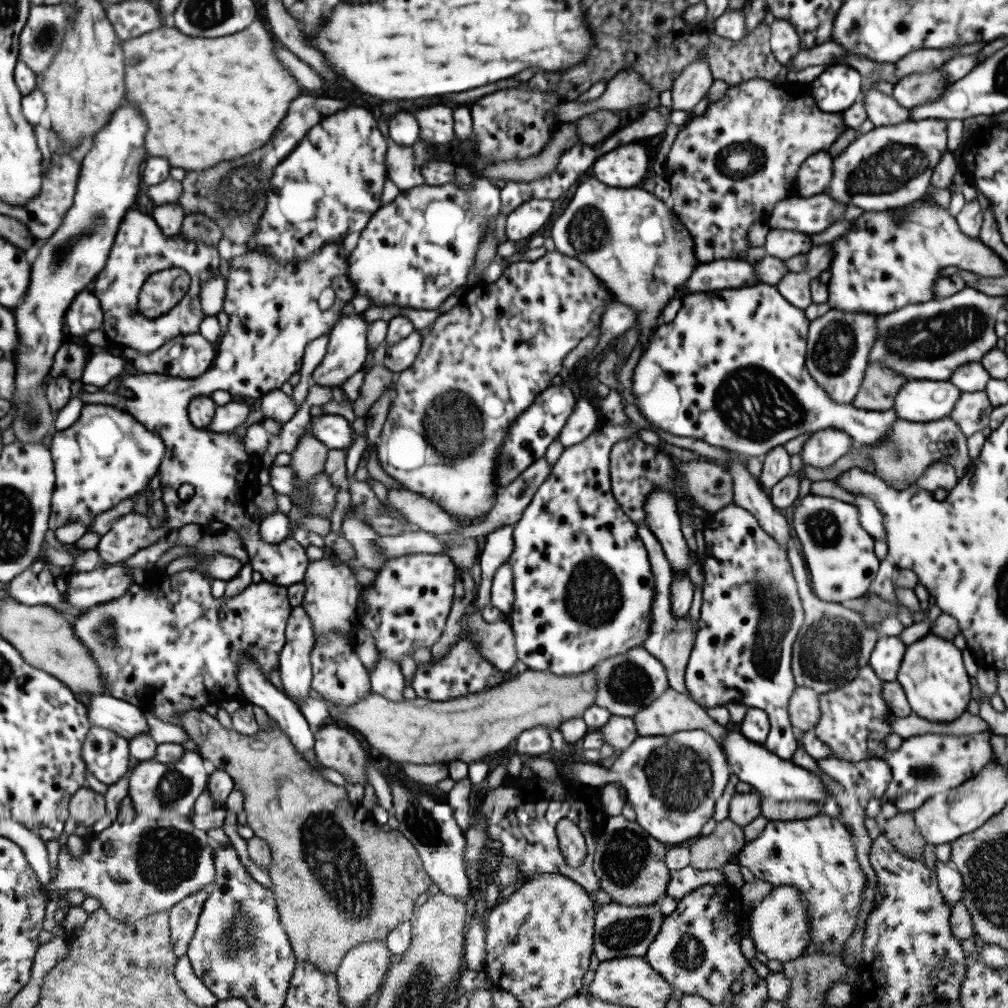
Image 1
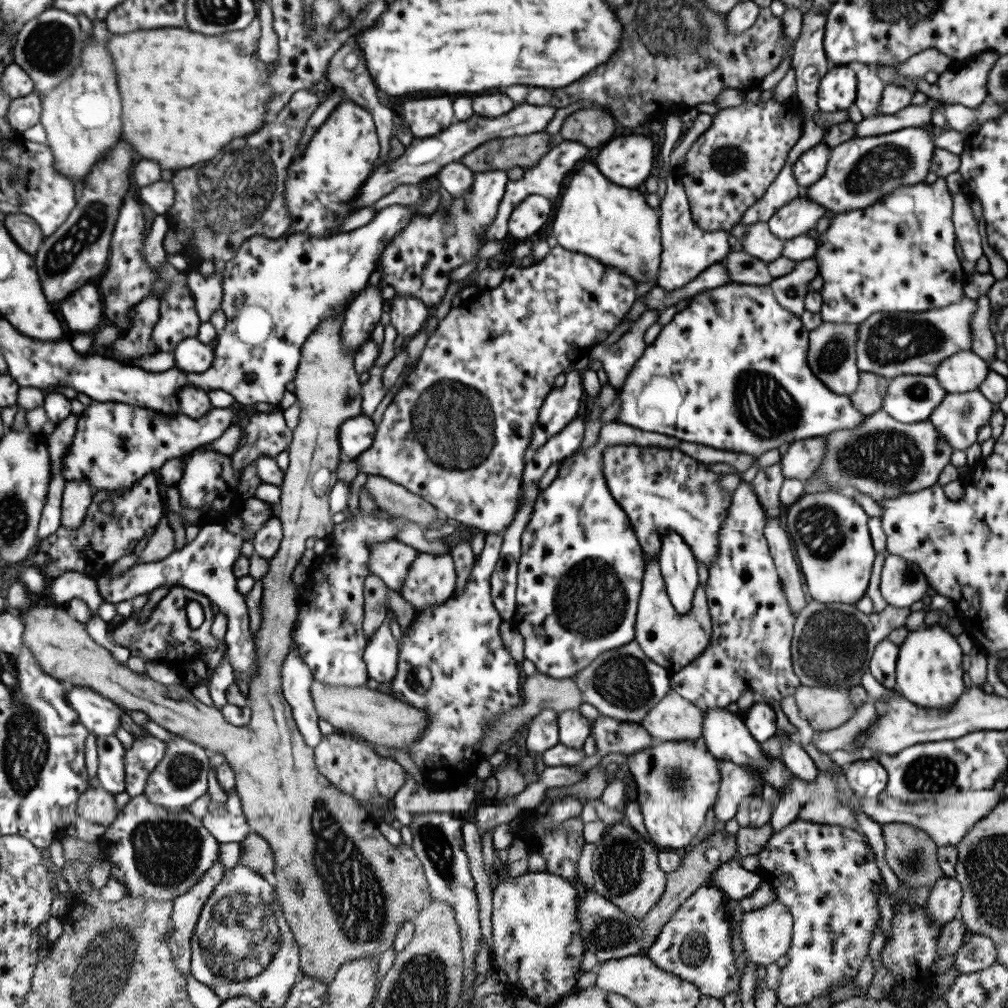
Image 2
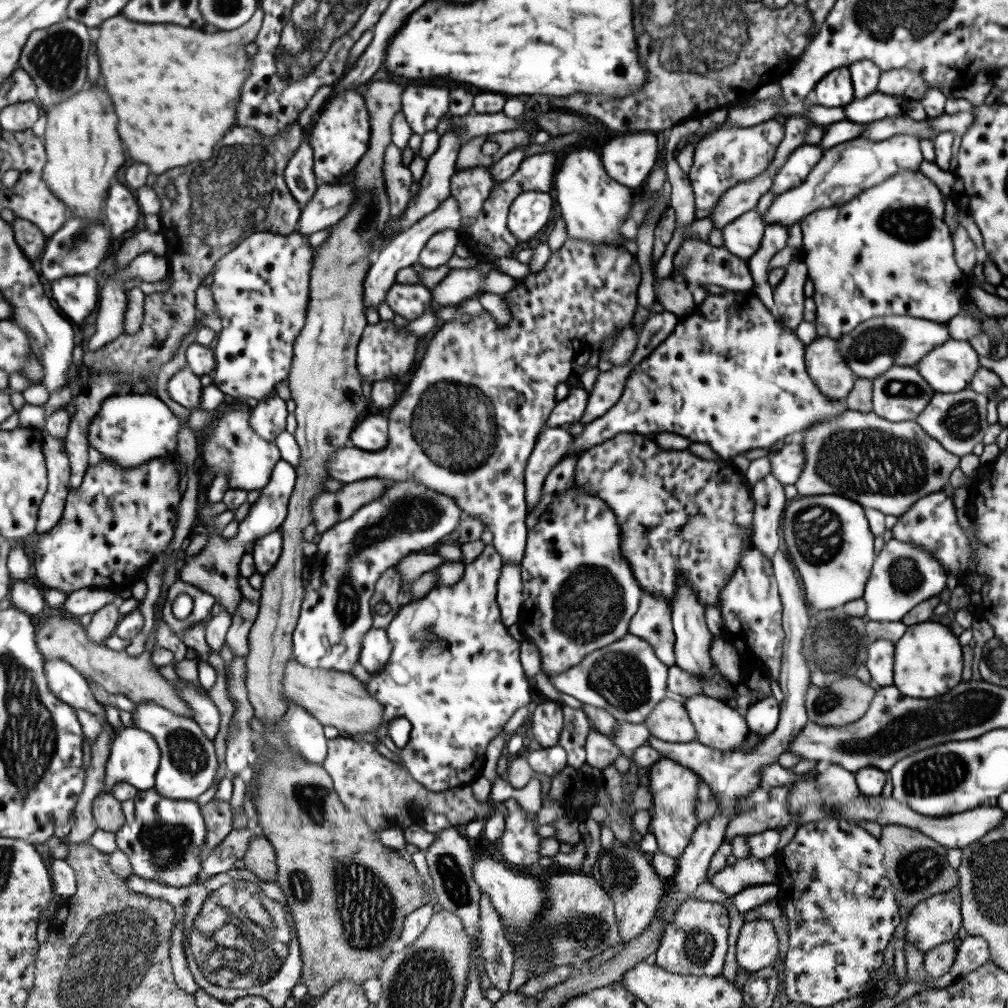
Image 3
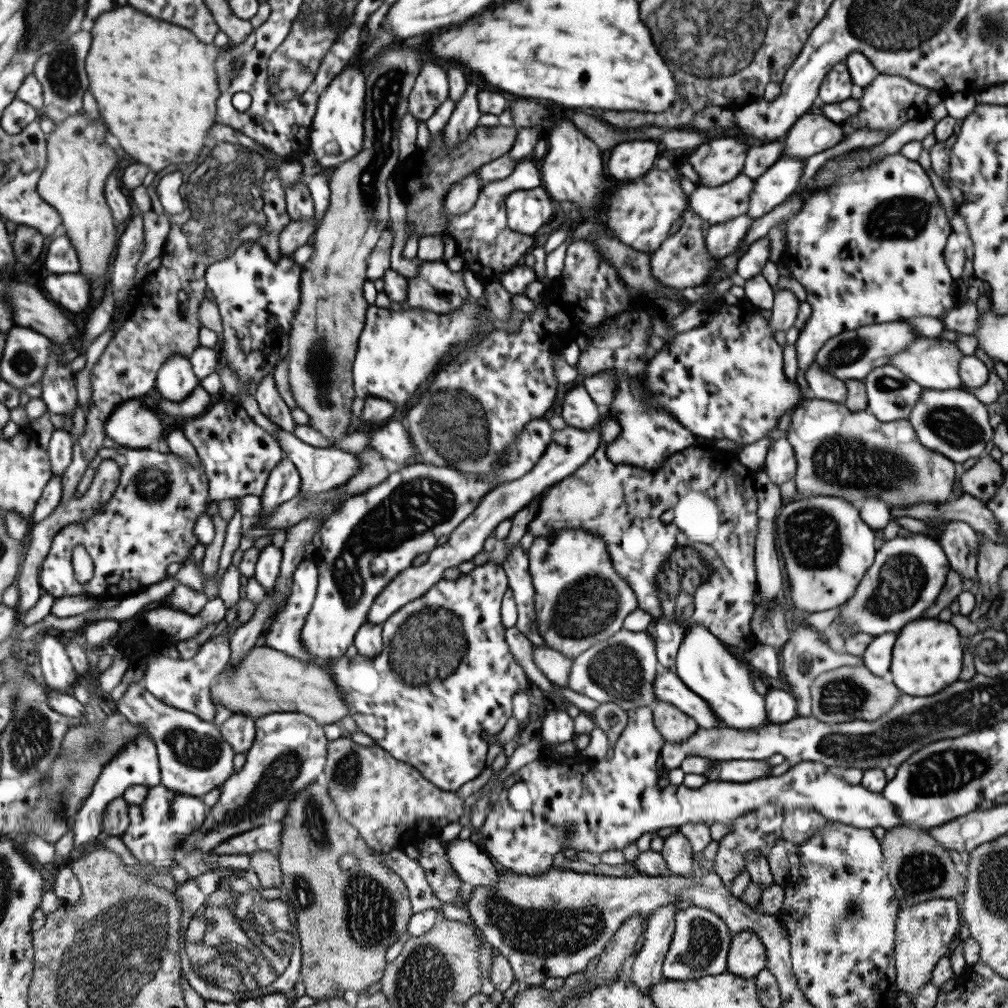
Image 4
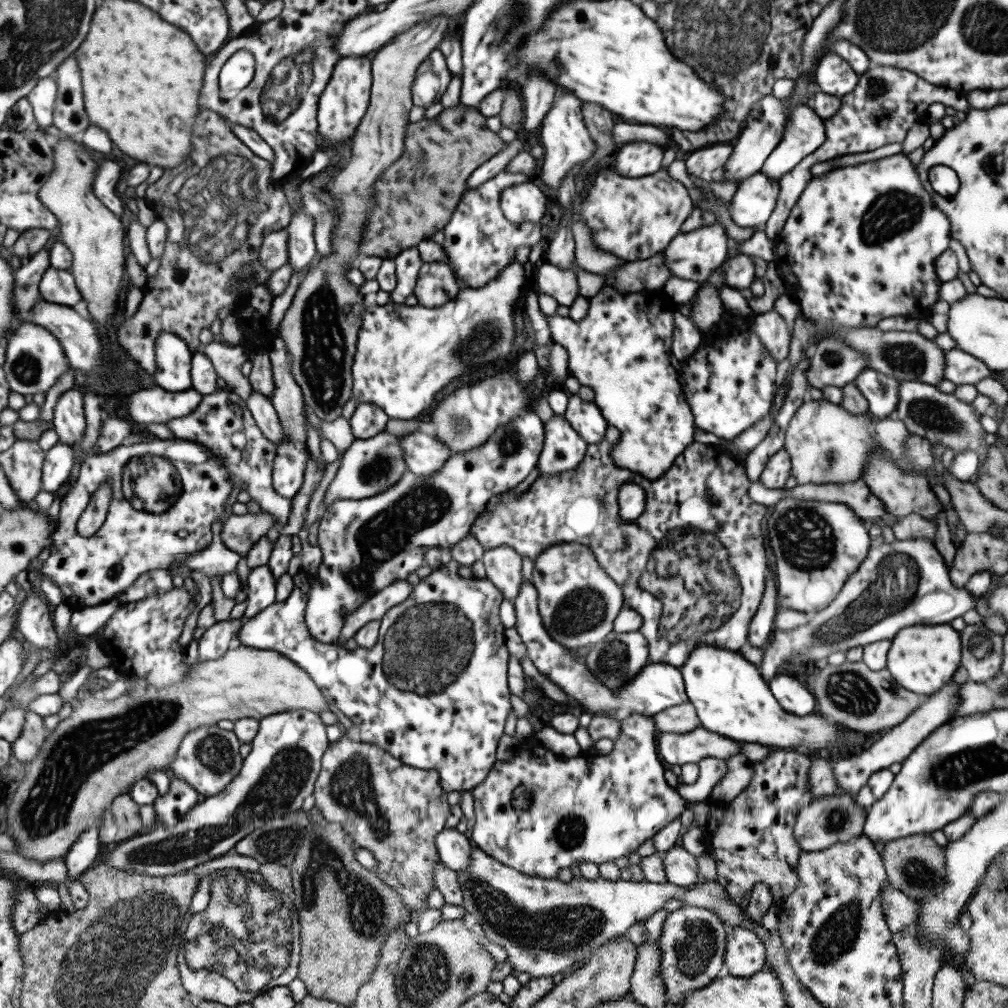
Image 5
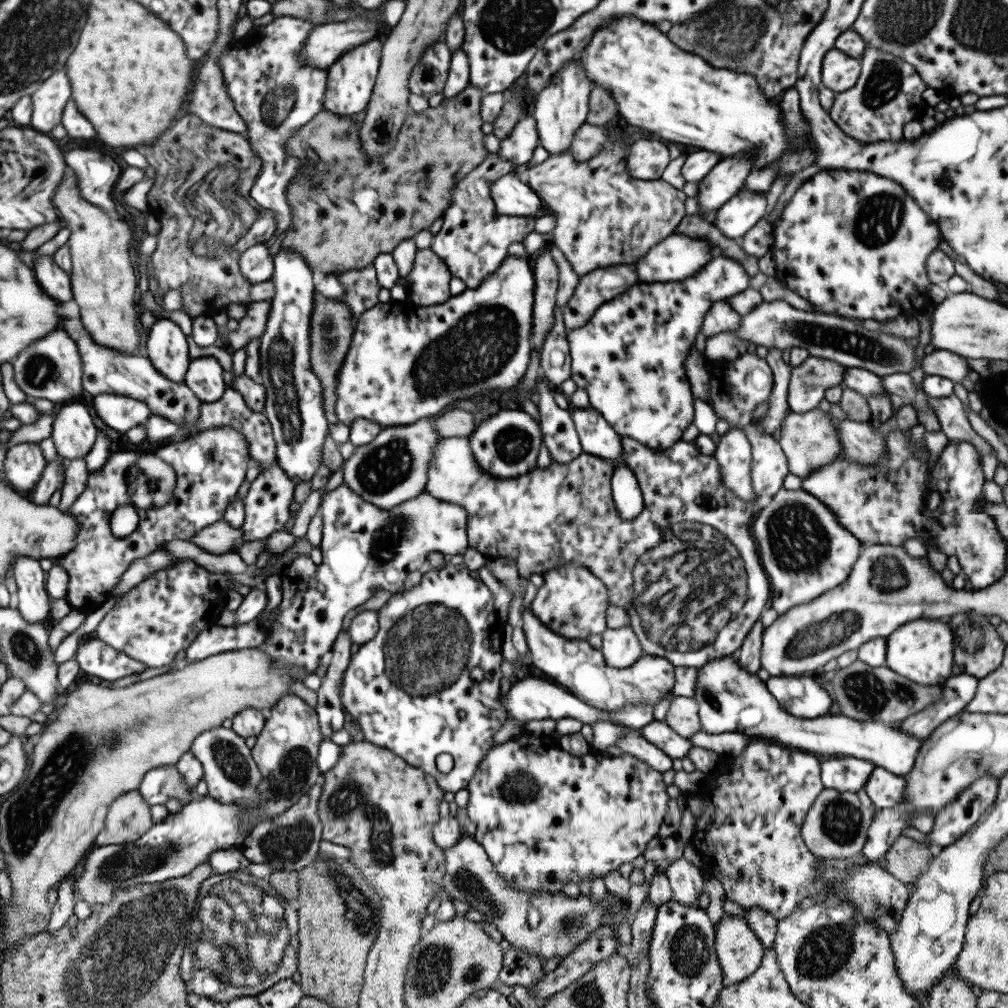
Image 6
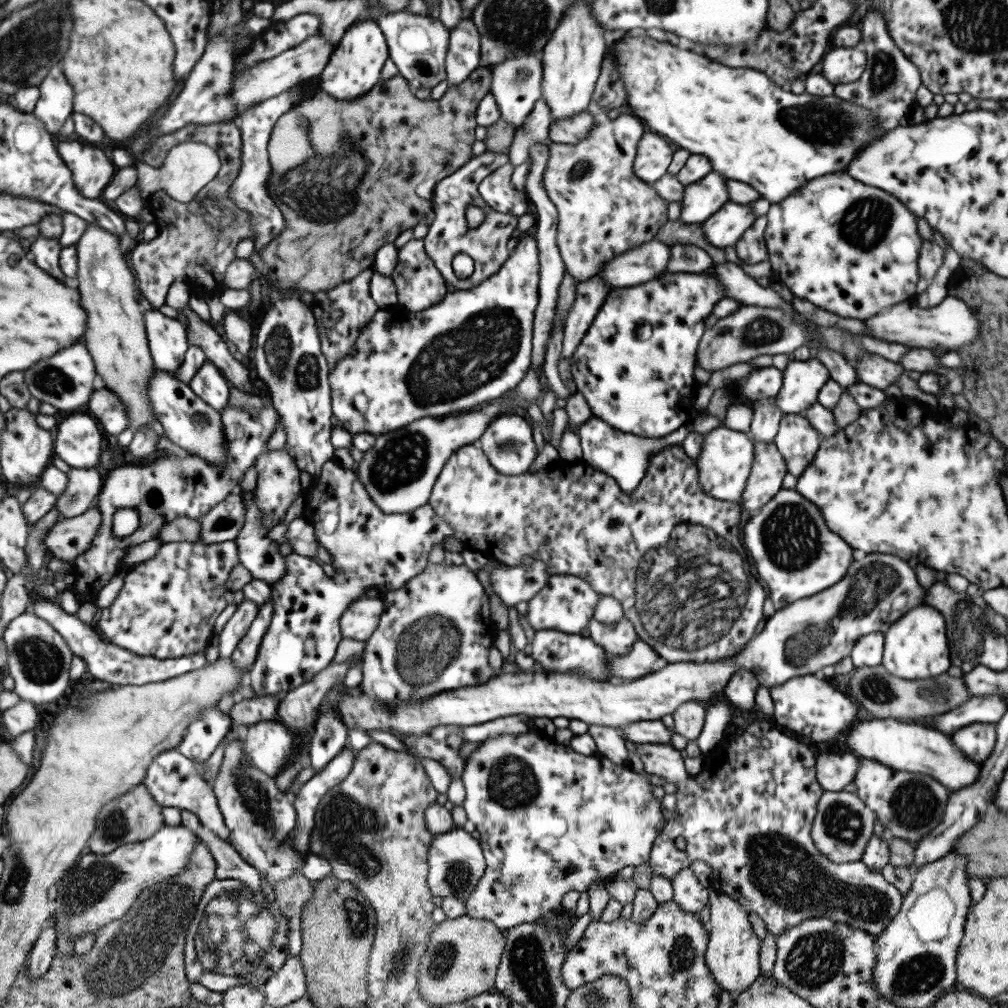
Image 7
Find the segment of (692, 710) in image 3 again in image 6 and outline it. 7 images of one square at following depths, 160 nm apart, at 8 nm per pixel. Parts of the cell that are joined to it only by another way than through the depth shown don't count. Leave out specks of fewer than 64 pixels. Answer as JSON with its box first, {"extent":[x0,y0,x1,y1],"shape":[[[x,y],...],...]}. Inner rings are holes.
{"extent":[520,606,674,711],"shape":[[[530,606],[520,612],[522,624],[522,632],[525,636],[529,656],[533,662],[533,667],[539,669],[543,673],[543,677],[548,678],[557,685],[563,686],[575,698],[583,702],[583,705],[599,709],[601,711],[617,711],[623,705],[645,705],[657,704],[663,696],[667,696],[671,692],[674,683],[674,667],[663,658],[646,655],[640,657],[634,664],[623,669],[607,667],[603,661],[603,655],[599,650],[595,650],[589,646],[586,641],[571,639],[567,640],[559,637],[552,630],[549,630],[539,619],[532,613]]]}

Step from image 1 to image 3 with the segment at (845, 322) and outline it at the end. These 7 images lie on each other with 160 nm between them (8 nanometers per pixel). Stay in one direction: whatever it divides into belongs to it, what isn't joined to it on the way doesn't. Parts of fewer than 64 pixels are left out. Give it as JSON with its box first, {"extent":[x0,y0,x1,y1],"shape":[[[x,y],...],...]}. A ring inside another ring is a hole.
{"extent":[804,336,855,401],"shape":[[[816,336],[805,345],[804,365],[809,378],[828,399],[839,401],[853,388],[855,376],[839,354],[837,339]]]}

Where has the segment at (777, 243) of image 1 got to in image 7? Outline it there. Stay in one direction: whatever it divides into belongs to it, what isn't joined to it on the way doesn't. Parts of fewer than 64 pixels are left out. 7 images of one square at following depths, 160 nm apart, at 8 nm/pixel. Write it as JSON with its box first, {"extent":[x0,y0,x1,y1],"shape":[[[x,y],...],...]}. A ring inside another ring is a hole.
{"extent":[594,239,669,289],"shape":[[[652,239],[618,254],[594,275],[613,289],[637,286],[664,272],[669,255],[669,245]]]}

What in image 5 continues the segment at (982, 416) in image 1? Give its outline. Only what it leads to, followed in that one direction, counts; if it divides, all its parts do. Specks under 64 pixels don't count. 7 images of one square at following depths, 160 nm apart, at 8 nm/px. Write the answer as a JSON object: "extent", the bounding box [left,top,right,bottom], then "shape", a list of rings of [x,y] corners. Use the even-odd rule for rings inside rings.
{"extent":[892,380,995,455],"shape":[[[899,380],[899,382],[899,400],[892,417],[899,419],[906,426],[907,432],[927,440],[932,455],[933,447],[937,443],[944,449],[951,448],[954,454],[957,454],[964,450],[981,451],[995,442],[994,434],[987,434],[981,427],[973,403],[963,402],[953,393],[941,392],[936,386],[930,384],[909,380]]]}

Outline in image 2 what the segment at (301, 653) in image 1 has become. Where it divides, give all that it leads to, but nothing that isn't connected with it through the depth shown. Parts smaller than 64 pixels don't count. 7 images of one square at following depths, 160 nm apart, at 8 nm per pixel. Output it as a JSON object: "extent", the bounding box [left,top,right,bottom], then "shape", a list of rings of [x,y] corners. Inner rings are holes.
{"extent":[281,641,322,748],"shape":[[[292,641],[281,666],[281,692],[289,704],[293,721],[304,743],[313,748],[322,734],[318,729],[318,717],[310,695],[311,678],[311,672],[299,658],[295,642]]]}

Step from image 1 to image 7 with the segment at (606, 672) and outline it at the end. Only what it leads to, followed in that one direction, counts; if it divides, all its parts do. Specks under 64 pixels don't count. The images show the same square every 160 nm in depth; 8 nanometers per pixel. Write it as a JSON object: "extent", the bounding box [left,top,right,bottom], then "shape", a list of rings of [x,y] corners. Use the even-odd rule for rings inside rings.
{"extent":[587,618,637,656],"shape":[[[594,618],[587,622],[589,639],[601,646],[604,652],[612,656],[621,656],[629,653],[633,643],[637,641],[637,635],[634,633],[632,624],[625,618],[616,622],[616,626],[611,628],[609,625],[601,624]]]}

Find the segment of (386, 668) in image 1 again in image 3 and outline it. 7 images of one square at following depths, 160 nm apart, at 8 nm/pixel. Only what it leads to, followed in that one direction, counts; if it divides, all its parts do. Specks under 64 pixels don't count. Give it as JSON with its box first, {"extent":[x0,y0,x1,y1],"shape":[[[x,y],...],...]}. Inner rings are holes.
{"extent":[358,628,391,673],"shape":[[[370,628],[361,640],[358,663],[369,673],[375,672],[385,666],[391,653],[391,643],[386,638],[386,632],[381,628]]]}

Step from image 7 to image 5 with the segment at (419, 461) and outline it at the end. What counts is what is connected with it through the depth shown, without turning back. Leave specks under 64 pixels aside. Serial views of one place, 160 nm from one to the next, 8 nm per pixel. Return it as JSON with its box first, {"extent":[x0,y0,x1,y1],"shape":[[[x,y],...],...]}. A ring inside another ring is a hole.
{"extent":[322,430,407,509],"shape":[[[383,430],[372,438],[354,440],[349,448],[343,451],[339,467],[323,495],[322,506],[326,509],[334,500],[359,500],[382,493],[405,471],[407,470],[402,459],[399,438]]]}

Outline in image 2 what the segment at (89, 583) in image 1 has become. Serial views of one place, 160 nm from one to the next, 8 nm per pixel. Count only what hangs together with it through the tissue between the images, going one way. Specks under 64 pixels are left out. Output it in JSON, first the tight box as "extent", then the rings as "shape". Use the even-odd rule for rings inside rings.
{"extent":[94,522,257,681],"shape":[[[216,522],[199,526],[196,537],[186,541],[184,547],[174,550],[165,558],[152,563],[135,563],[118,575],[99,575],[94,579],[97,592],[103,603],[115,605],[123,600],[129,600],[138,594],[150,593],[160,585],[170,587],[184,586],[189,590],[202,594],[204,600],[209,600],[218,606],[218,610],[226,616],[226,631],[224,634],[227,650],[226,667],[233,671],[234,681],[245,681],[253,677],[257,666],[255,662],[255,643],[251,640],[247,607],[244,597],[235,590],[233,563],[239,555],[238,548],[245,540],[241,535],[225,532]]]}

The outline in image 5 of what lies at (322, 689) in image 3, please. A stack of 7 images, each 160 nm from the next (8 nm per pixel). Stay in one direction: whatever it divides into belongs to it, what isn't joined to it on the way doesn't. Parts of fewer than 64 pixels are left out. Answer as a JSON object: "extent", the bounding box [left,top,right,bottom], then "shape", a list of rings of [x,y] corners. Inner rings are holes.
{"extent":[6,646,327,862],"shape":[[[232,646],[225,651],[225,655],[217,660],[195,662],[193,666],[189,666],[189,671],[185,677],[181,677],[181,681],[165,687],[165,689],[157,689],[153,686],[146,686],[144,691],[130,696],[130,694],[122,694],[115,700],[107,702],[98,693],[93,695],[85,691],[83,698],[79,702],[71,704],[71,714],[68,718],[61,721],[51,732],[48,741],[43,745],[42,752],[38,754],[33,762],[26,766],[26,775],[24,776],[18,789],[12,796],[11,803],[7,806],[7,824],[6,833],[12,835],[14,840],[18,842],[18,852],[30,859],[41,862],[49,862],[55,859],[65,859],[73,842],[78,840],[79,834],[85,829],[99,826],[101,822],[101,814],[103,809],[114,800],[115,797],[128,792],[137,780],[145,778],[149,772],[155,772],[155,769],[167,769],[168,762],[175,756],[176,748],[179,746],[181,739],[188,730],[193,730],[198,726],[215,725],[220,720],[229,720],[231,722],[240,719],[253,719],[259,721],[261,718],[271,714],[276,714],[291,710],[307,710],[319,715],[321,711],[327,711],[327,704],[321,694],[321,691],[315,686],[313,680],[295,665],[295,662],[283,657],[283,655],[273,650],[257,650],[249,646]]]}

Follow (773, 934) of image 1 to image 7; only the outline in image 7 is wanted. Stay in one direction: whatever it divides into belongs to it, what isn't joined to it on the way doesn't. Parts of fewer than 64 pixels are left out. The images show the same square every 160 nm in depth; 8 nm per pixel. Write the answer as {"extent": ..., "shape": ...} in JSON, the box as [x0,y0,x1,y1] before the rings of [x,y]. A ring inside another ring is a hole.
{"extent":[704,892,760,992],"shape":[[[709,892],[708,943],[704,952],[704,961],[717,985],[727,992],[741,992],[757,978],[760,973],[758,956],[760,942],[751,924],[747,912],[727,895]]]}

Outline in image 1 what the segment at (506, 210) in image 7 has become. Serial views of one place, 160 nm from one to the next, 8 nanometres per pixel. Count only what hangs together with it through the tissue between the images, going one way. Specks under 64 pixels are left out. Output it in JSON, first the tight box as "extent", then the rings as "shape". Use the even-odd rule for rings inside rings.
{"extent":[505,199,553,241],"shape":[[[532,199],[506,214],[505,237],[507,241],[531,238],[547,222],[553,210],[552,202],[546,199]]]}

